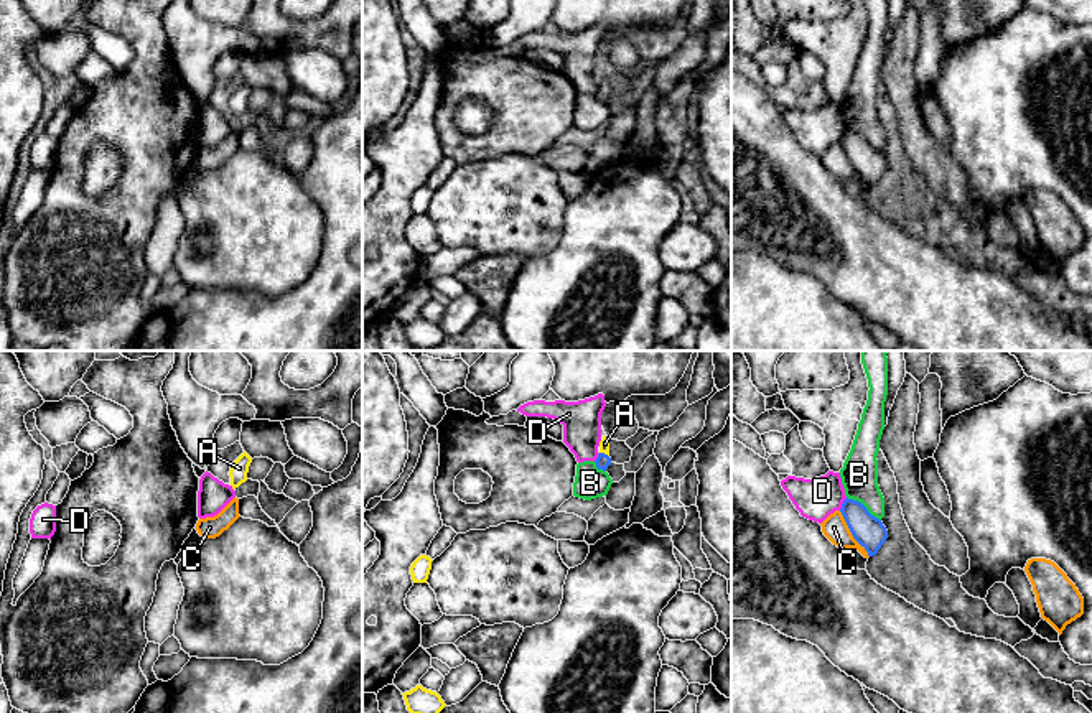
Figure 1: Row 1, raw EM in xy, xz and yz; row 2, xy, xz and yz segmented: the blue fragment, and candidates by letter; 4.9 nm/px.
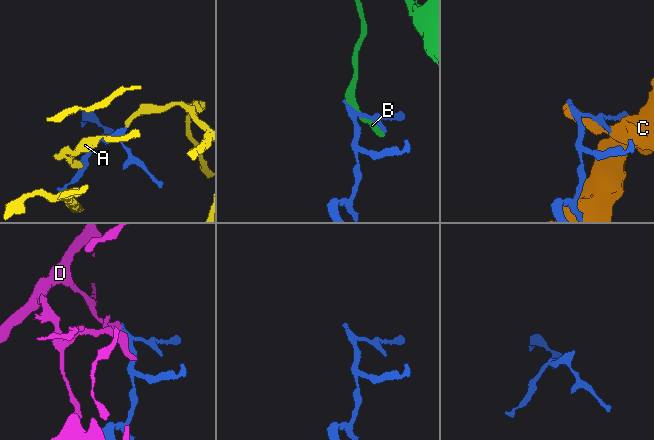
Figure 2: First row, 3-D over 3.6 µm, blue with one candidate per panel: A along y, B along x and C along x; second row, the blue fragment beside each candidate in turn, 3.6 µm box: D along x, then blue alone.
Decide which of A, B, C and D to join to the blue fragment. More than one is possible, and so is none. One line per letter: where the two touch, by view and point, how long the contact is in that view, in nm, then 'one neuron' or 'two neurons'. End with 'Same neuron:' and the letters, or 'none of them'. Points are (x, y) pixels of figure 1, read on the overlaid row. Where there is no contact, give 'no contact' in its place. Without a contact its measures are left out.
A: xz (603, 453) | 50 nm | one neuron
B: yz (863, 506) | 200 nm | two neurons
C: yz (852, 534) | 280 nm | two neurons
D: yz (842, 504) | 80 nm | two neurons
Same neuron: A

